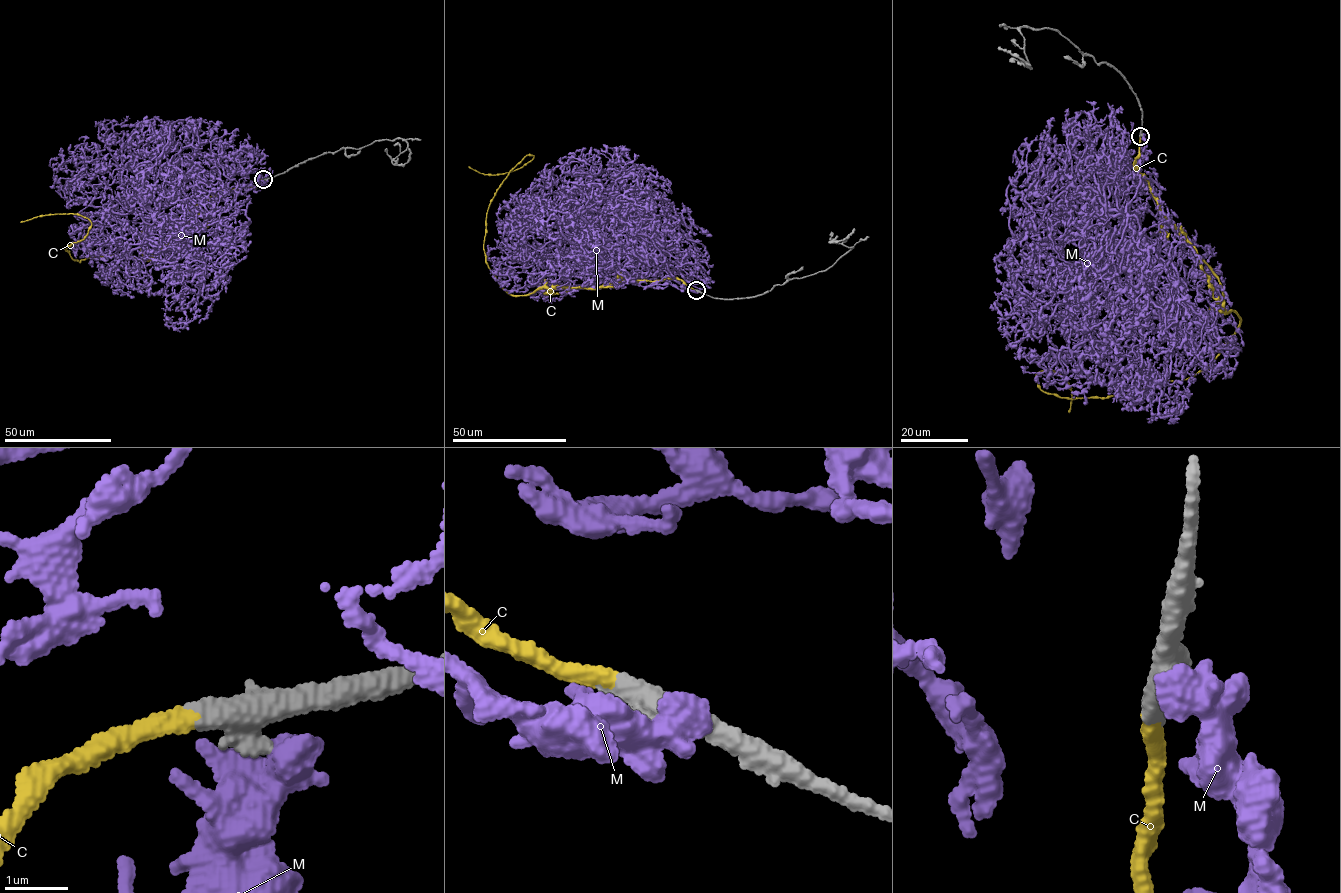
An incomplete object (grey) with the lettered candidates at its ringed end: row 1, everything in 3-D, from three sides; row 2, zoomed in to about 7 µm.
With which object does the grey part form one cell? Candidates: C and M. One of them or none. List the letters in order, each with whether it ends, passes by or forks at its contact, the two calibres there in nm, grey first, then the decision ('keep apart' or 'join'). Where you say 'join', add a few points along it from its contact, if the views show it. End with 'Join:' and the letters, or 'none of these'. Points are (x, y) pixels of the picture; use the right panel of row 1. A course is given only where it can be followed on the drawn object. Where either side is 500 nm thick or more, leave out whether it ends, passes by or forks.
C: it ends; calibres 340 and 300 nm; join; course (1140, 135), (1134, 166), (1242, 320), (1208, 367), (1124, 396), (1048, 394), (1035, 374), (1061, 375), (1069, 413)
M: calibres 400 and 550 nm; keep apart
Join: C

